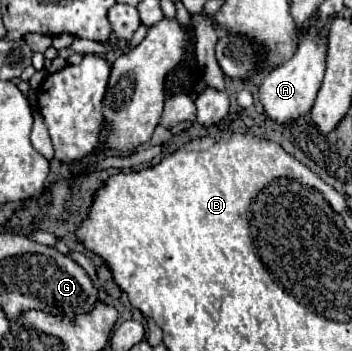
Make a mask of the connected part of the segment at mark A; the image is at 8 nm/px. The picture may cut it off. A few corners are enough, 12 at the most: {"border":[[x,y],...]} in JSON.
{"border":[[310,29],[294,57],[264,77],[264,113],[286,125],[304,117],[324,79]]}

